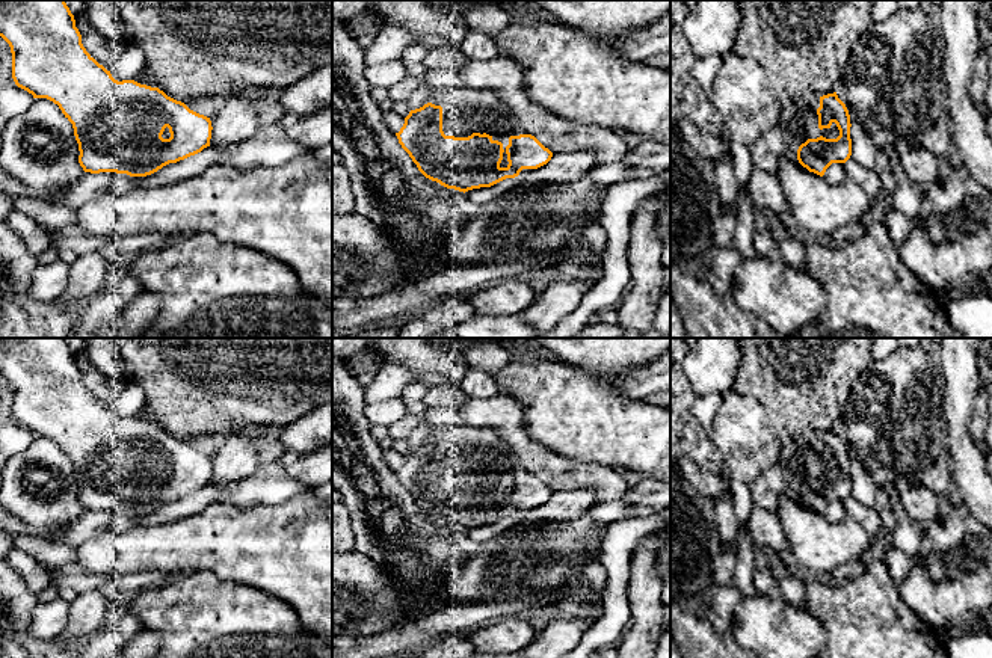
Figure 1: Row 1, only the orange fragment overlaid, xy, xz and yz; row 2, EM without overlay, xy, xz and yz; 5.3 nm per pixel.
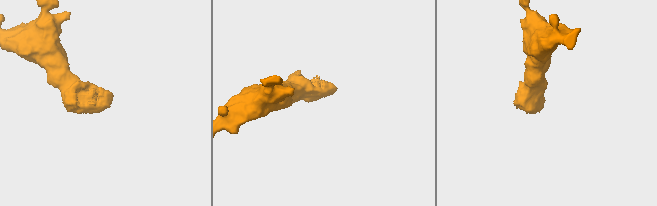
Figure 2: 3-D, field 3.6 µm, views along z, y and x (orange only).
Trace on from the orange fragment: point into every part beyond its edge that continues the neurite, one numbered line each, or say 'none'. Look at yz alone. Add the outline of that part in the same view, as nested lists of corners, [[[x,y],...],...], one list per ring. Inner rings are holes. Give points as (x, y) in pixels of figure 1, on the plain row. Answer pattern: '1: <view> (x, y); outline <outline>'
1: yz (799, 459); outline [[[806,429],[799,436],[787,433],[781,438],[781,444],[782,451],[778,463],[764,471],[752,484],[753,507],[776,512],[779,497],[797,498],[797,487],[808,477],[820,474],[836,477],[840,474],[835,460],[829,466],[818,466],[820,435],[817,432]]]

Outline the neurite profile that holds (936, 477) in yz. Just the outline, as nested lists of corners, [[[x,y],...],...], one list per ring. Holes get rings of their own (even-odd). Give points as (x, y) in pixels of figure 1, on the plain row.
[[[944,456],[936,459],[920,477],[920,484],[936,495],[944,495],[951,480],[951,465]]]

